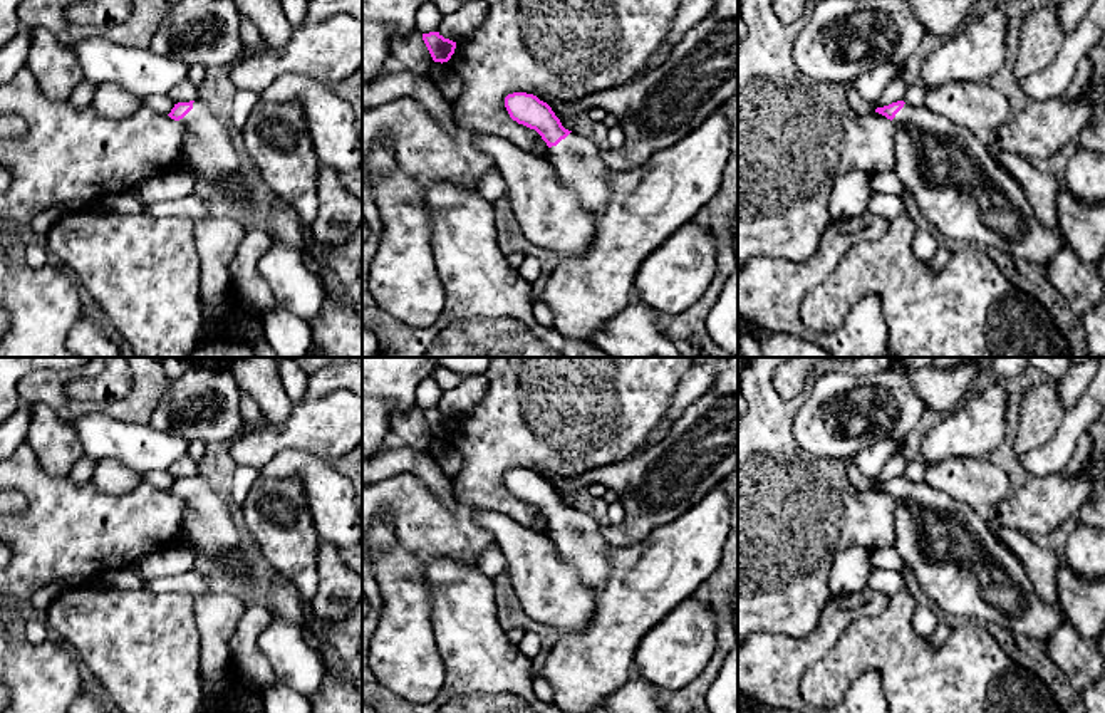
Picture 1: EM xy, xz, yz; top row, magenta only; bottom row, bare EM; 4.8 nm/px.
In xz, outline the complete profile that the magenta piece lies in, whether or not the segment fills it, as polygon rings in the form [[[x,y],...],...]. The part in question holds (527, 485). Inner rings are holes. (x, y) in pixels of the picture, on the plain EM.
[[[508,470],[505,483],[513,497],[542,512],[555,552],[578,572],[587,587],[602,592],[610,575],[607,562],[610,544],[604,537],[602,525],[589,513],[565,505],[552,483],[533,470]]]

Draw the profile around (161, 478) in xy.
[[[151,470],[151,471],[146,471],[146,473],[143,473],[143,480],[151,483],[156,488],[166,490],[166,492],[174,483],[174,478],[171,476],[171,473],[168,470]]]

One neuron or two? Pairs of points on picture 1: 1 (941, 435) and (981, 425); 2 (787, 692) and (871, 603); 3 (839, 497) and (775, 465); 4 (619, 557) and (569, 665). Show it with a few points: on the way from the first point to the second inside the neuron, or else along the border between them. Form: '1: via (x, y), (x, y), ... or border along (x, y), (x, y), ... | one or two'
1: via (951, 435), (971, 431) | one
2: via (793, 666), (845, 614) | one
3: via (824, 497), (807, 497), (790, 480) | one
4: via (619, 584), (619, 614), (596, 638) | one

